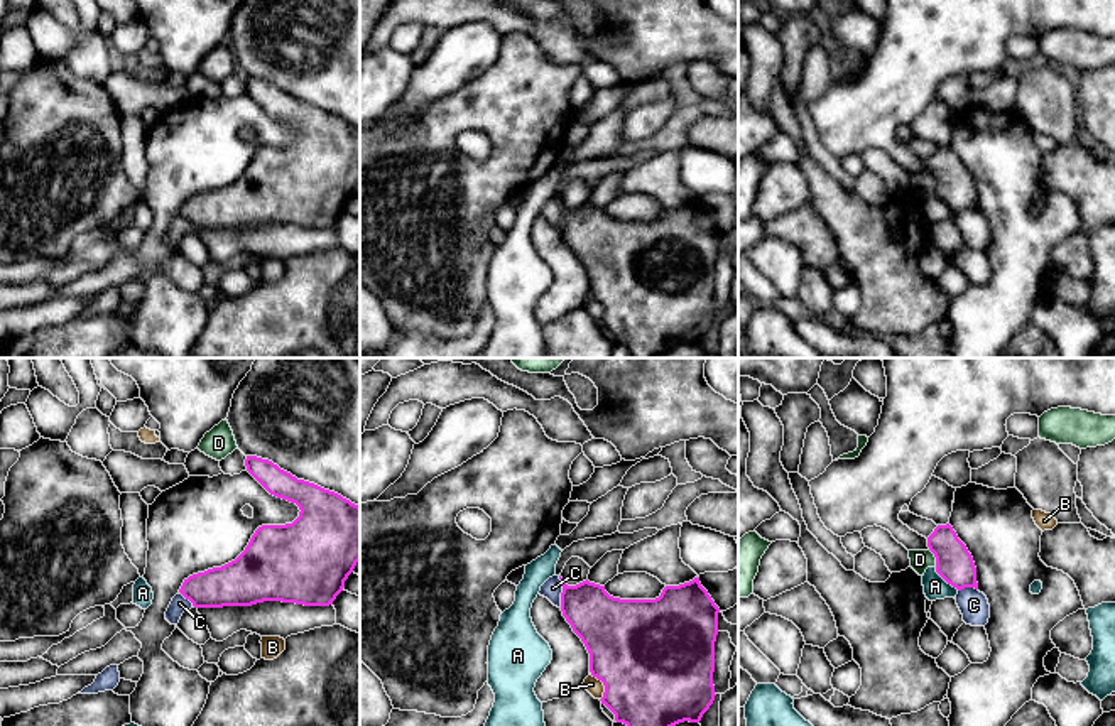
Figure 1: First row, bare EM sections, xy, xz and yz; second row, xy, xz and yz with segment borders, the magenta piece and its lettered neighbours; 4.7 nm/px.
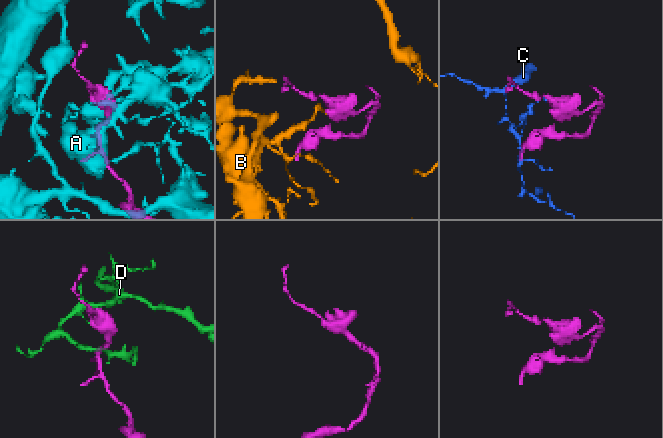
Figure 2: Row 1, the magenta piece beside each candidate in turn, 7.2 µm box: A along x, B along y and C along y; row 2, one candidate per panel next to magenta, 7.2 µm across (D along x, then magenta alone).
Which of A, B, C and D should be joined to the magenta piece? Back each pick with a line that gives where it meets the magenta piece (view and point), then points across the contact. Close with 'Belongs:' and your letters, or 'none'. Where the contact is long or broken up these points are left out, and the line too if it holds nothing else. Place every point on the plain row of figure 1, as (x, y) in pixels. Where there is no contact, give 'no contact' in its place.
Belongs: none

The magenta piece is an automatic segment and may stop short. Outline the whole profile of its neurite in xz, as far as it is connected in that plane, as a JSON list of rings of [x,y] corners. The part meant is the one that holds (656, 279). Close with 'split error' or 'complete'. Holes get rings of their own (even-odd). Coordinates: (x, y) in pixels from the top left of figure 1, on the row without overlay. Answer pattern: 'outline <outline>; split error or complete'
outline [[[561,198],[559,201],[563,238],[585,265],[590,294],[605,307],[600,322],[615,336],[615,343],[623,344],[632,358],[657,358],[684,343],[699,344],[716,317],[713,294],[720,235],[699,199],[679,208],[666,208],[655,221],[620,221],[610,218],[605,208],[588,201],[576,208],[568,208]]]; complete

